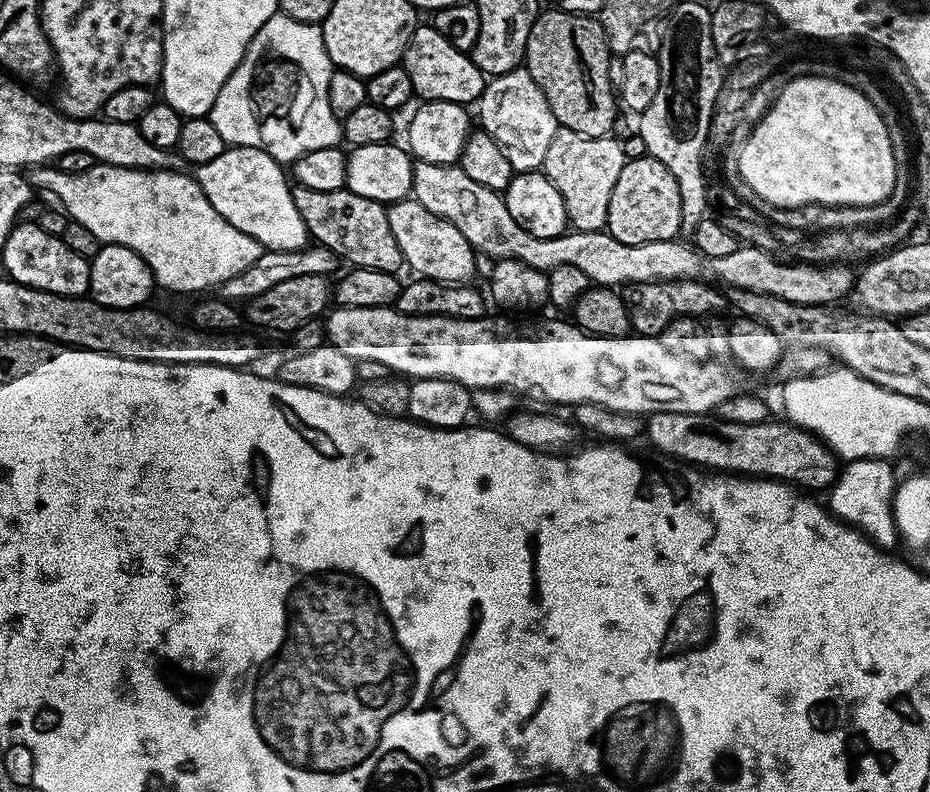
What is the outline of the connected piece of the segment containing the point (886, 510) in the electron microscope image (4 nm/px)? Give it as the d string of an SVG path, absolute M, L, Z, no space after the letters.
M862 458L849 461L837 475L836 483L829 491L829 511L843 523L856 528L872 541L876 547L892 550L898 544L898 533L894 522L893 501L896 487L894 470L883 458Z

